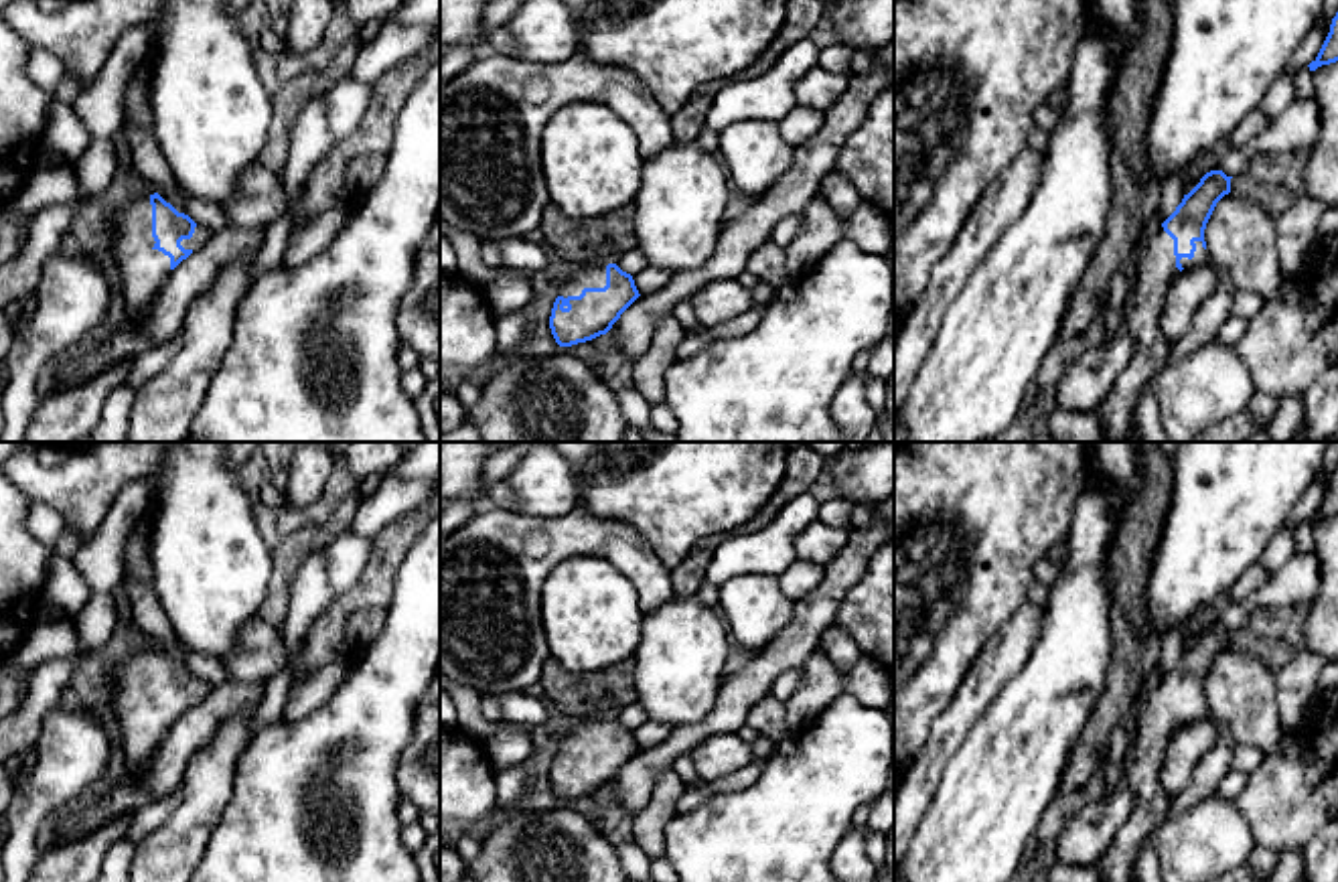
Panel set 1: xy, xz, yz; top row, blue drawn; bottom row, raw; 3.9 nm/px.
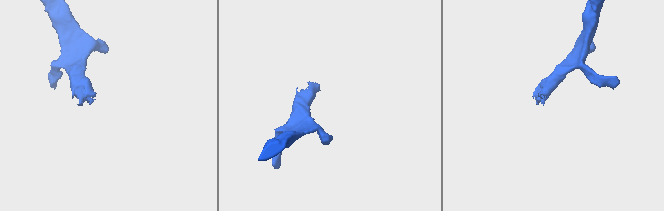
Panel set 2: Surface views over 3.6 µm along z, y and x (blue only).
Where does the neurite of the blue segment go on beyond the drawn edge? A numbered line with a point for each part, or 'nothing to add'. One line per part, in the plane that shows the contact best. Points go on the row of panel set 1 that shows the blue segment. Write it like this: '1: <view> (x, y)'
1: yz (1201, 256)

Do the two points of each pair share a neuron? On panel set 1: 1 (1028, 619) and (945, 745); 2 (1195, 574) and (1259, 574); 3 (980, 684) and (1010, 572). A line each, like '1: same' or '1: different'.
1: same
2: different
3: different

